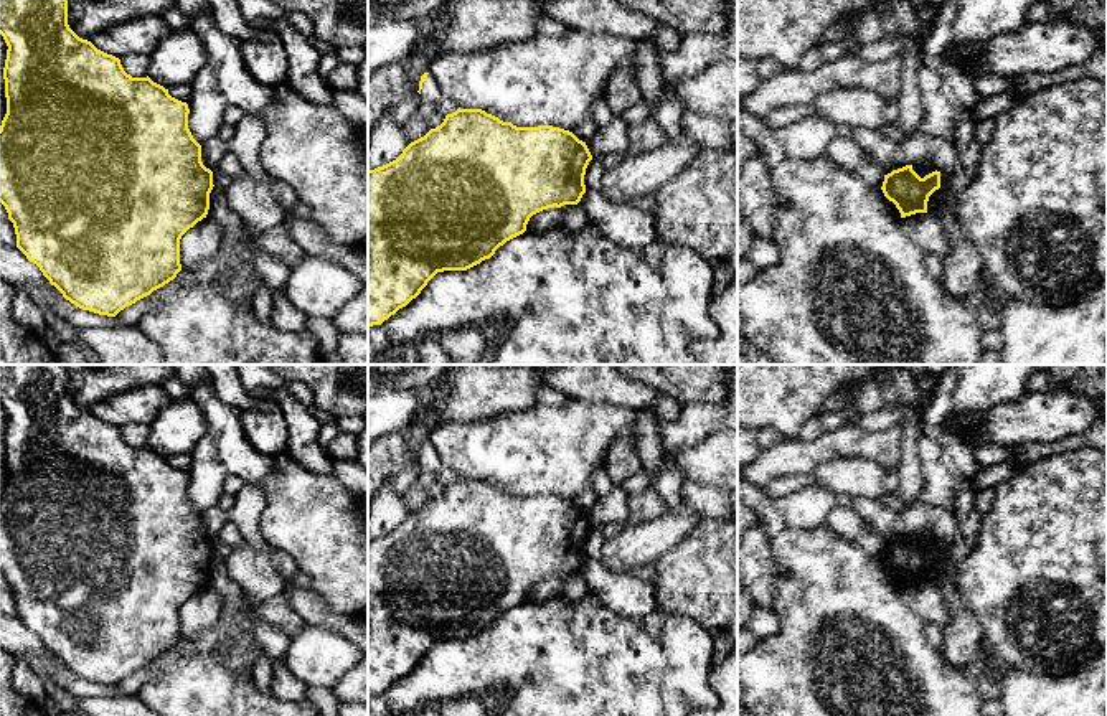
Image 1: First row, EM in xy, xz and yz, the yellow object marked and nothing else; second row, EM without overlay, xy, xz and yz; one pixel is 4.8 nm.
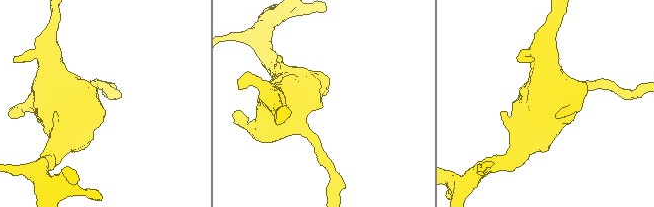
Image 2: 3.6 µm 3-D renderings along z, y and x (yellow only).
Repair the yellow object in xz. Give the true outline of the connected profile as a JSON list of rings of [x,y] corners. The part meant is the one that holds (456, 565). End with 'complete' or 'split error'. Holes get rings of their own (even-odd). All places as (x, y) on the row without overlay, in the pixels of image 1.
[[[457,478],[403,523],[368,539],[368,696],[381,695],[416,668],[444,640],[467,640],[506,610],[523,604],[530,587],[548,577],[577,574],[592,525],[572,502],[553,497],[516,497],[482,478]]]; complete

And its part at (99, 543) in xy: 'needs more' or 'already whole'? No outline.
already whole

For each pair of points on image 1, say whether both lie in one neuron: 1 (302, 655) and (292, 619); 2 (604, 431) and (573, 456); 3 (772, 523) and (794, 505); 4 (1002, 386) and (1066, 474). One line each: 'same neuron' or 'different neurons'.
1: different neurons
2: same neuron
3: different neurons
4: different neurons

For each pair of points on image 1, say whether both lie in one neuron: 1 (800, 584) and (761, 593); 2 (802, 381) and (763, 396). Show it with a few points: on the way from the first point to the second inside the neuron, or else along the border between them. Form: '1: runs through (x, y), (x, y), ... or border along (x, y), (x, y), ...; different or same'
1: border along (771, 551), (774, 607); different
2: runs through (792, 381), (777, 381), (772, 386); same

